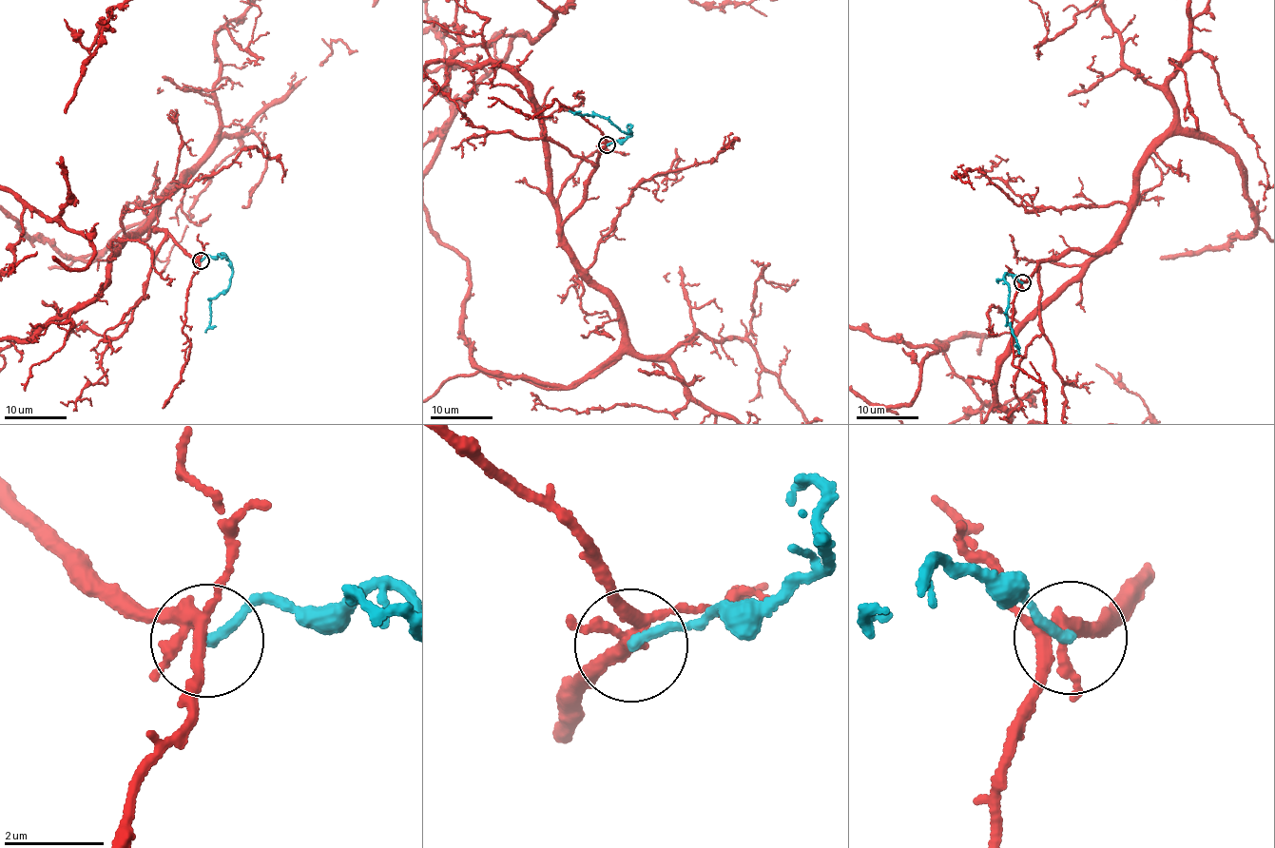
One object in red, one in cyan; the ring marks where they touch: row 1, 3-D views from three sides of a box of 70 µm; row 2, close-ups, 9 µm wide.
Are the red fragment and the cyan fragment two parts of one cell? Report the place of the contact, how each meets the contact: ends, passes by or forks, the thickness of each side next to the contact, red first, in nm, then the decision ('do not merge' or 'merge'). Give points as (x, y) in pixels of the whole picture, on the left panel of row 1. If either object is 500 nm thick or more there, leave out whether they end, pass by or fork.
place (201, 260); red forks; cyan ends; calibres 240 and 190 nm; merge

